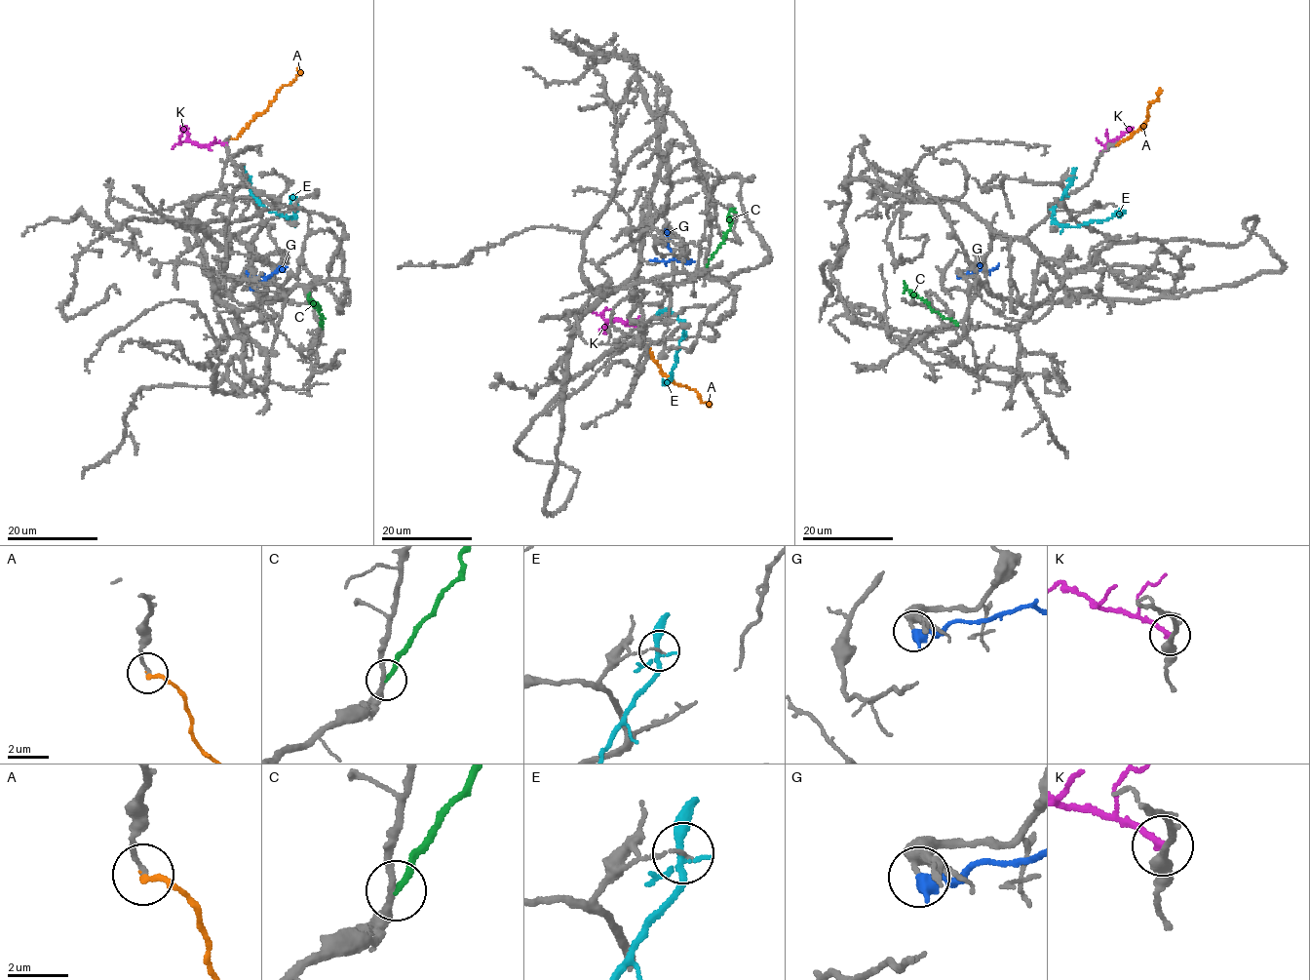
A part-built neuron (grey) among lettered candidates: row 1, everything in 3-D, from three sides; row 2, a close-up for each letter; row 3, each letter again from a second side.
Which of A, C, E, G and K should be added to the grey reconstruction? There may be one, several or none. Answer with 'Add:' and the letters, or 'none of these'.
Add: A

